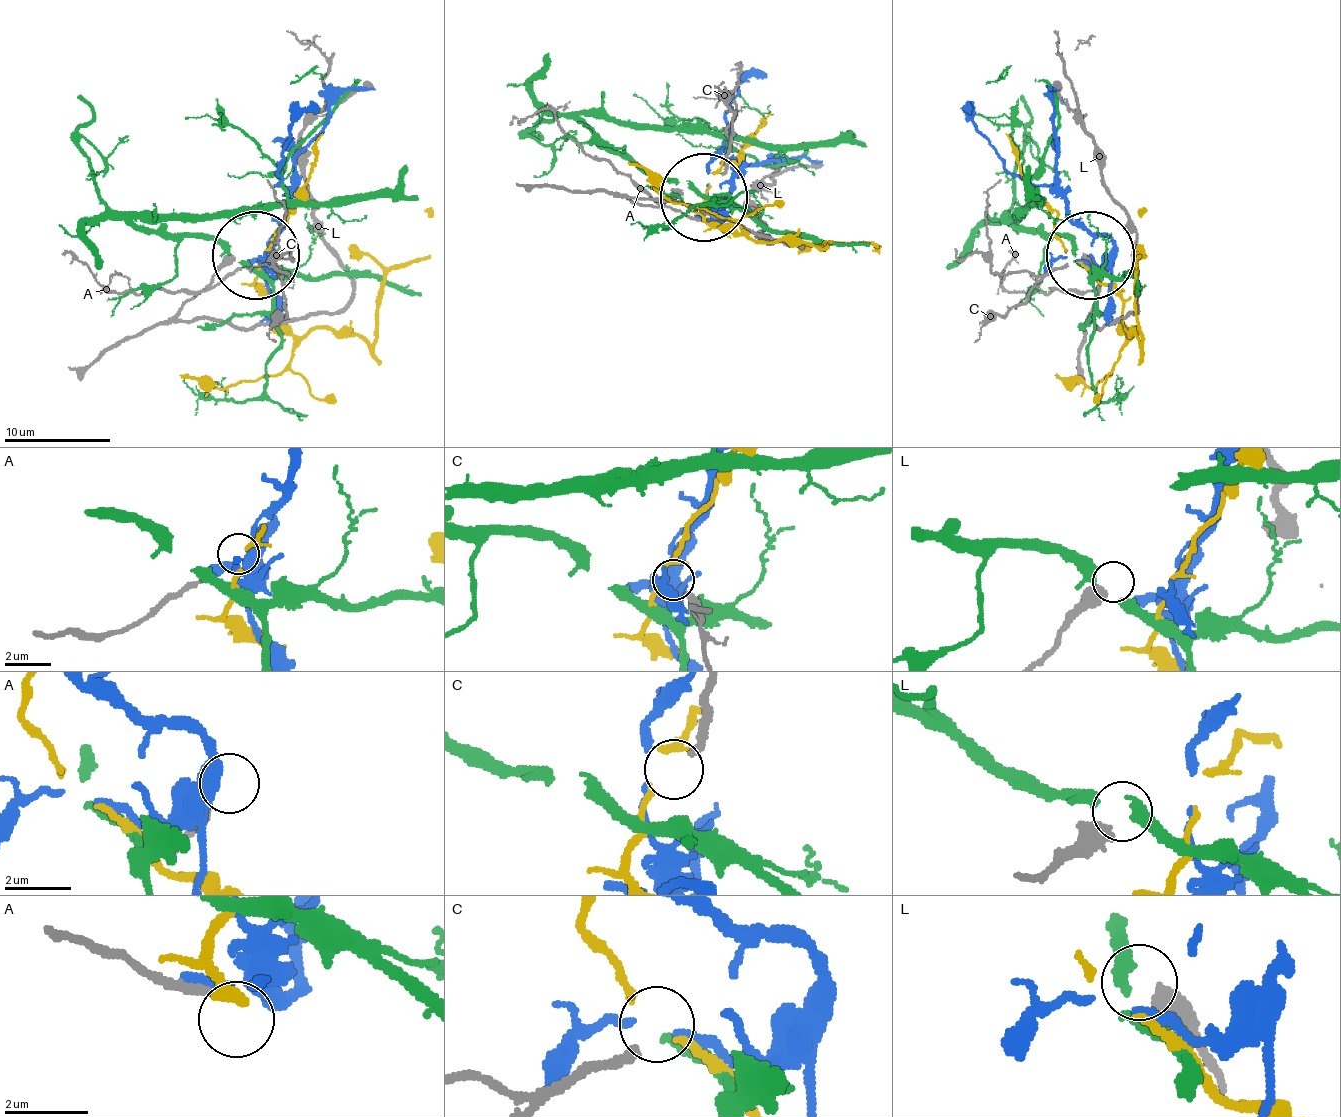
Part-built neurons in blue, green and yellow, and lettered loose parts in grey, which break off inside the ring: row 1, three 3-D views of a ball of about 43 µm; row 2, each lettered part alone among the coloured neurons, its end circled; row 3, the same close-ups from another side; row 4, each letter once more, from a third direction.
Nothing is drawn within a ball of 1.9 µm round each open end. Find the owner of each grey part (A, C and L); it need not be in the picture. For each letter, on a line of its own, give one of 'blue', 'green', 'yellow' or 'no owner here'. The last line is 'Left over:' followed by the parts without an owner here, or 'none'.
A: no owner here
C: no owner here
L: no owner here
Left over: A, C, L

